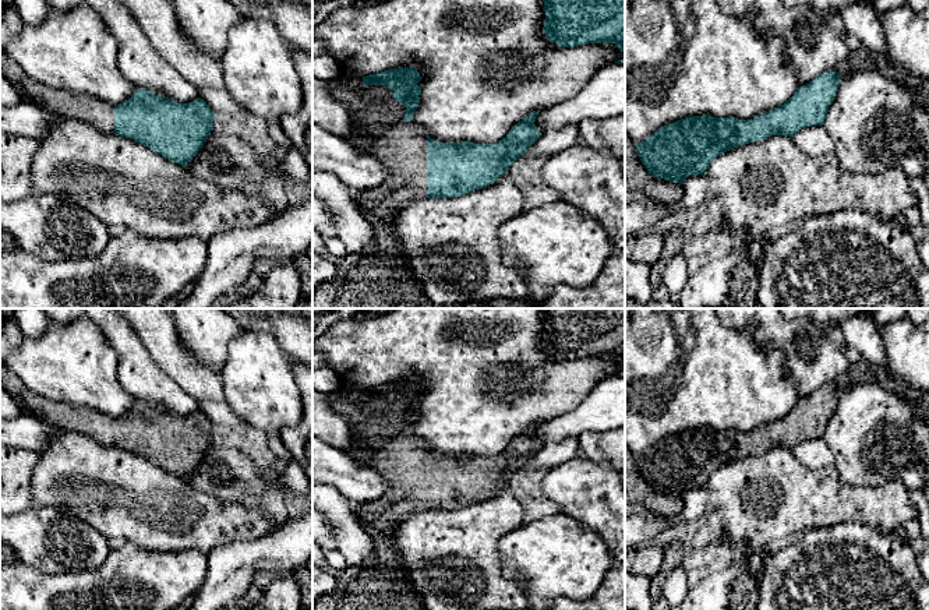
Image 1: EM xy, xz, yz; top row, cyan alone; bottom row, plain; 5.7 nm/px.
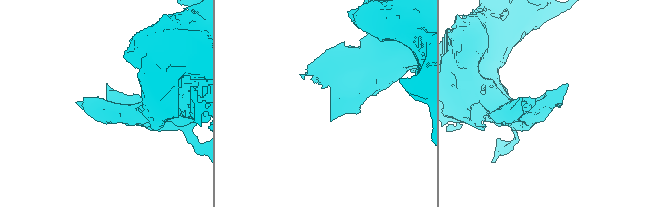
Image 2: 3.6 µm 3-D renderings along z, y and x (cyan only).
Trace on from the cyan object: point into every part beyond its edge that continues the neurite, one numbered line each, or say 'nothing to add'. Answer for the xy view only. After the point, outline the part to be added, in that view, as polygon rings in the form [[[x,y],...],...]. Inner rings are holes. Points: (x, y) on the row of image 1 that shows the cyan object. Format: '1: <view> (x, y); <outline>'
1: xy (98, 113); [[[0,46],[0,73],[28,101],[63,119],[85,121],[102,133],[114,133],[114,105],[93,95],[52,88],[31,78]]]

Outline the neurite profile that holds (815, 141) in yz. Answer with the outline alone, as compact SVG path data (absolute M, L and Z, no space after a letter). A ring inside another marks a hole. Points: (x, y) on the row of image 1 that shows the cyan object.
M823 126L805 127L792 135L792 141L812 158L827 155L834 149L834 142Z

